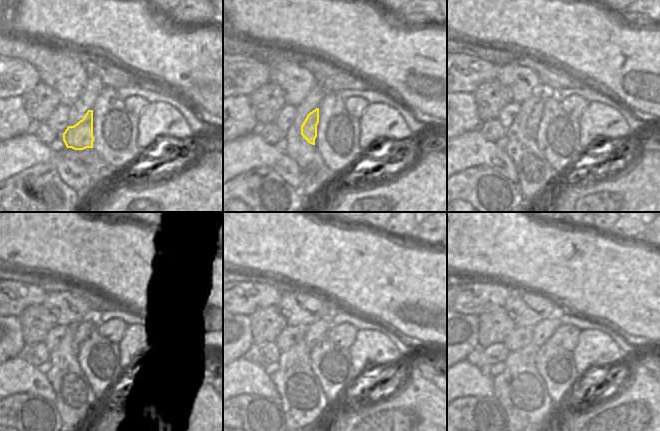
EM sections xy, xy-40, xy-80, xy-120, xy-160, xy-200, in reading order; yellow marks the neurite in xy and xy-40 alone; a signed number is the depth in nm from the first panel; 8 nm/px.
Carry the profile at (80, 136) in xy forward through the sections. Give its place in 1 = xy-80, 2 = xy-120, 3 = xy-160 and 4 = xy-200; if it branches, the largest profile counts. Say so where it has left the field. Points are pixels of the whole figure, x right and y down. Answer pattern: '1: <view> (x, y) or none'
1: xy-80 (534, 118)
2: xy-120 (84, 328)
3: xy-160 (317, 331)
4: xy-200 (542, 332)

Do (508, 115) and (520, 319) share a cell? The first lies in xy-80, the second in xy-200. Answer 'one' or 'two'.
two

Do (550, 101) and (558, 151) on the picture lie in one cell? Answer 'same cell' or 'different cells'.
same cell

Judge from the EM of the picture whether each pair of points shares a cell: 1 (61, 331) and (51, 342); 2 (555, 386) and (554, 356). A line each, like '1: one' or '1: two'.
1: one
2: one

